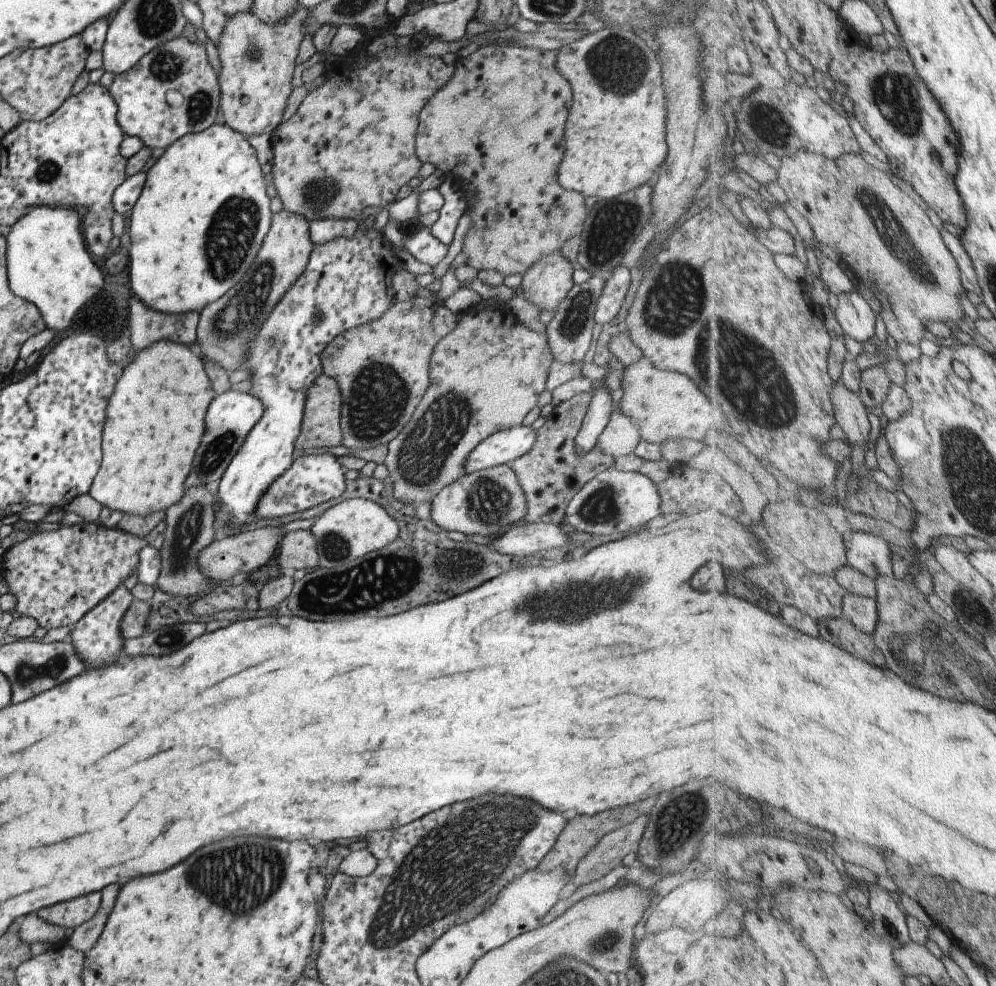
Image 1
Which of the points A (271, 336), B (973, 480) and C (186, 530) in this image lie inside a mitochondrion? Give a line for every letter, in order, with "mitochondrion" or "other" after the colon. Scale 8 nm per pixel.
A: mitochondrion
B: mitochondrion
C: mitochondrion

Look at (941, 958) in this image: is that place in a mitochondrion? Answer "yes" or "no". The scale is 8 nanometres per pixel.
no

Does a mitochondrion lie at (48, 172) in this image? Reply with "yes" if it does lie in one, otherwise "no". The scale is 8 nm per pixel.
yes

